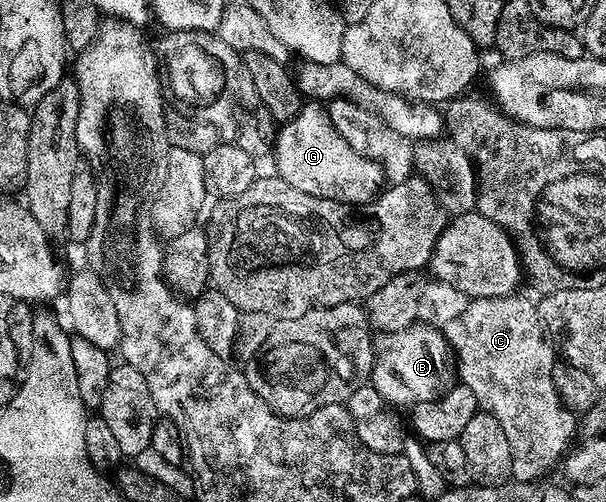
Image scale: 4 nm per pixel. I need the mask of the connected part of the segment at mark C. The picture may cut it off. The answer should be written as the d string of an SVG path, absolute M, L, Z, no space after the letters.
M522 294L512 296L488 296L477 297L471 299L466 305L464 314L457 315L452 318L452 322L448 322L444 329L446 341L450 344L450 350L454 353L456 361L456 376L464 386L468 386L468 390L472 390L472 394L476 394L476 402L481 411L492 414L492 418L496 418L496 422L500 422L500 426L504 430L504 435L508 438L508 446L512 446L512 470L511 477L518 482L538 482L538 479L549 470L550 467L557 465L563 459L568 447L571 445L574 434L575 413L566 405L560 402L560 398L556 394L556 388L552 386L552 370L556 363L556 352L552 347L542 326L542 320L538 316L538 310L535 301L532 299L525 300Z

